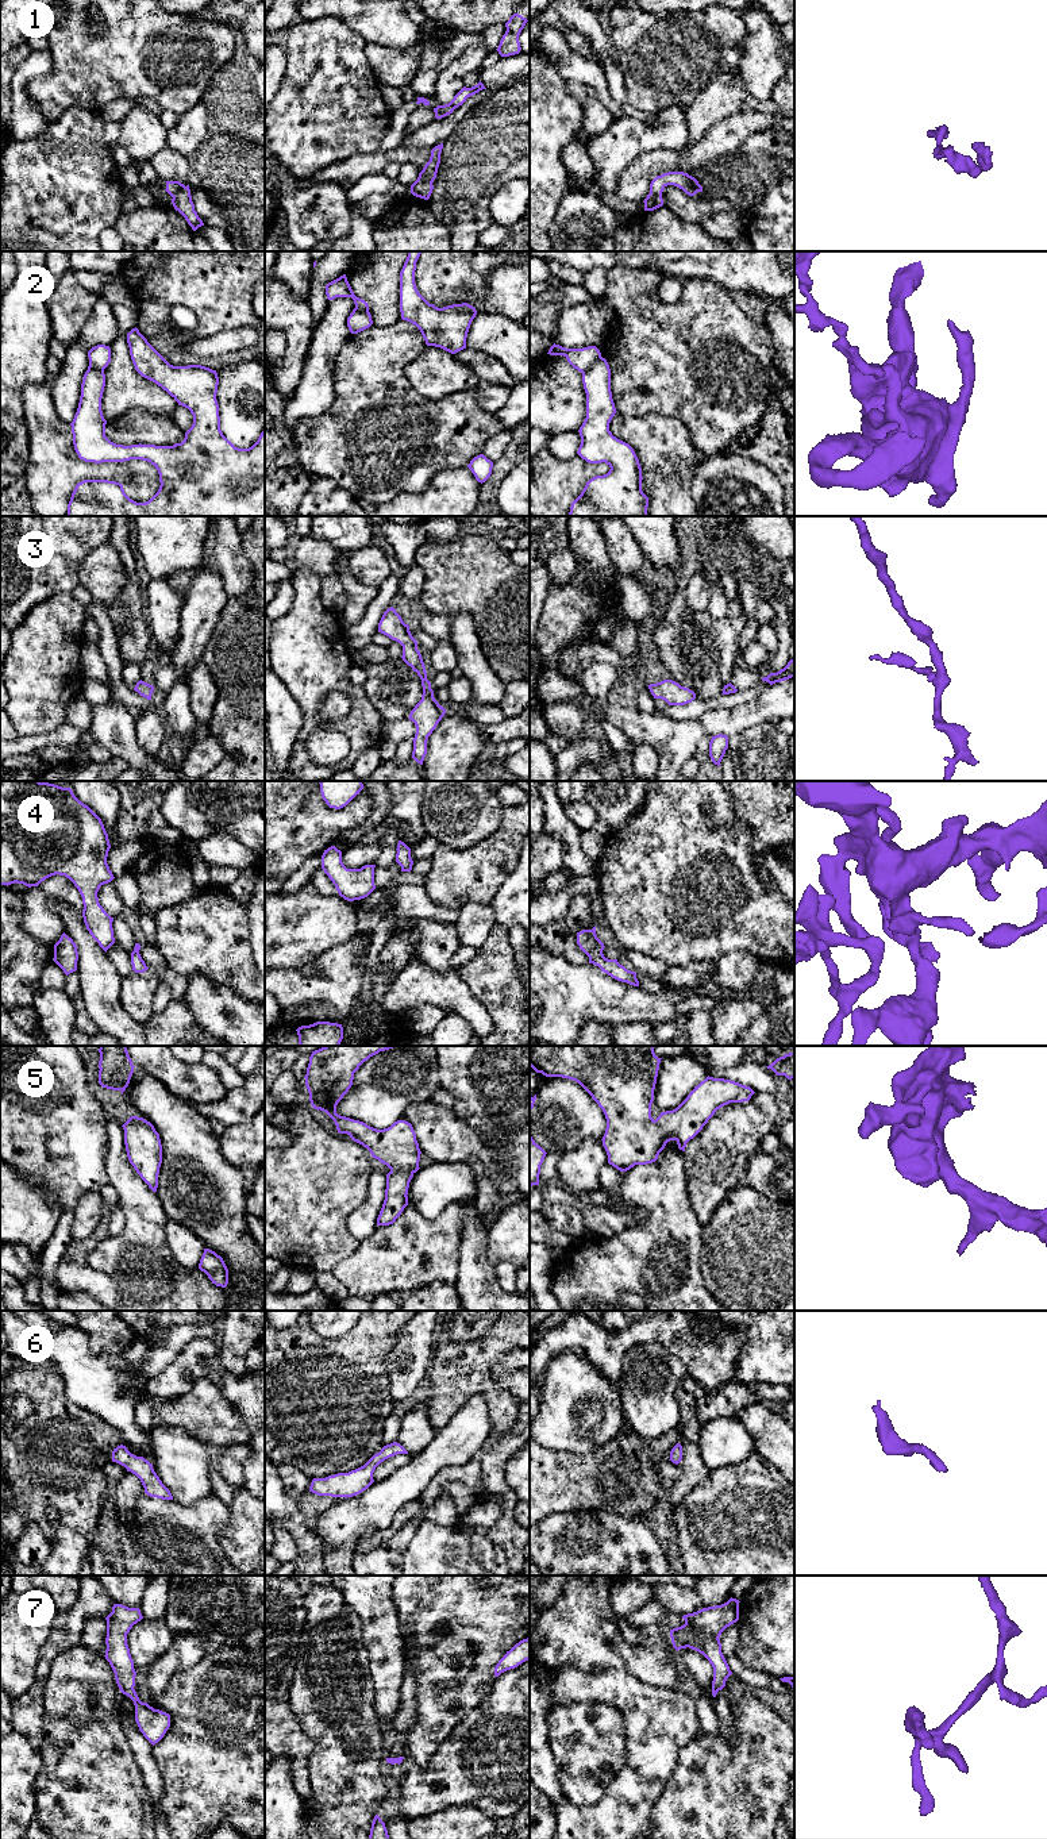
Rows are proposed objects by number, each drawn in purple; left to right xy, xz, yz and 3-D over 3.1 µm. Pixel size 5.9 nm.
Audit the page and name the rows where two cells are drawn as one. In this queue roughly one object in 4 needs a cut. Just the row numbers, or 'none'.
1, 2

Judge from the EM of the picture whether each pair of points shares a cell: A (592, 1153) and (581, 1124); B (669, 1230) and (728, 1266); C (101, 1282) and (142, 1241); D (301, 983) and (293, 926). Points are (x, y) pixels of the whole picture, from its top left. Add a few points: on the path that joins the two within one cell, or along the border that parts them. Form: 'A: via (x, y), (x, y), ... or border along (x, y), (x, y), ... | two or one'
A: border along (600, 1138), (586, 1138), (573, 1149), (562, 1153) | two
B: border along (701, 1227), (700, 1272), (704, 1280) | two
C: border along (95, 1246), (88, 1265), (100, 1270), (120, 1296) | two
D: border along (296, 966), (278, 969) | two

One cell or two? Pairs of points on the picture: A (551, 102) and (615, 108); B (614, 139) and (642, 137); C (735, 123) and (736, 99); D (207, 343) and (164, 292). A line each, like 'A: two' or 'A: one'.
A: two
B: one
C: two
D: two

